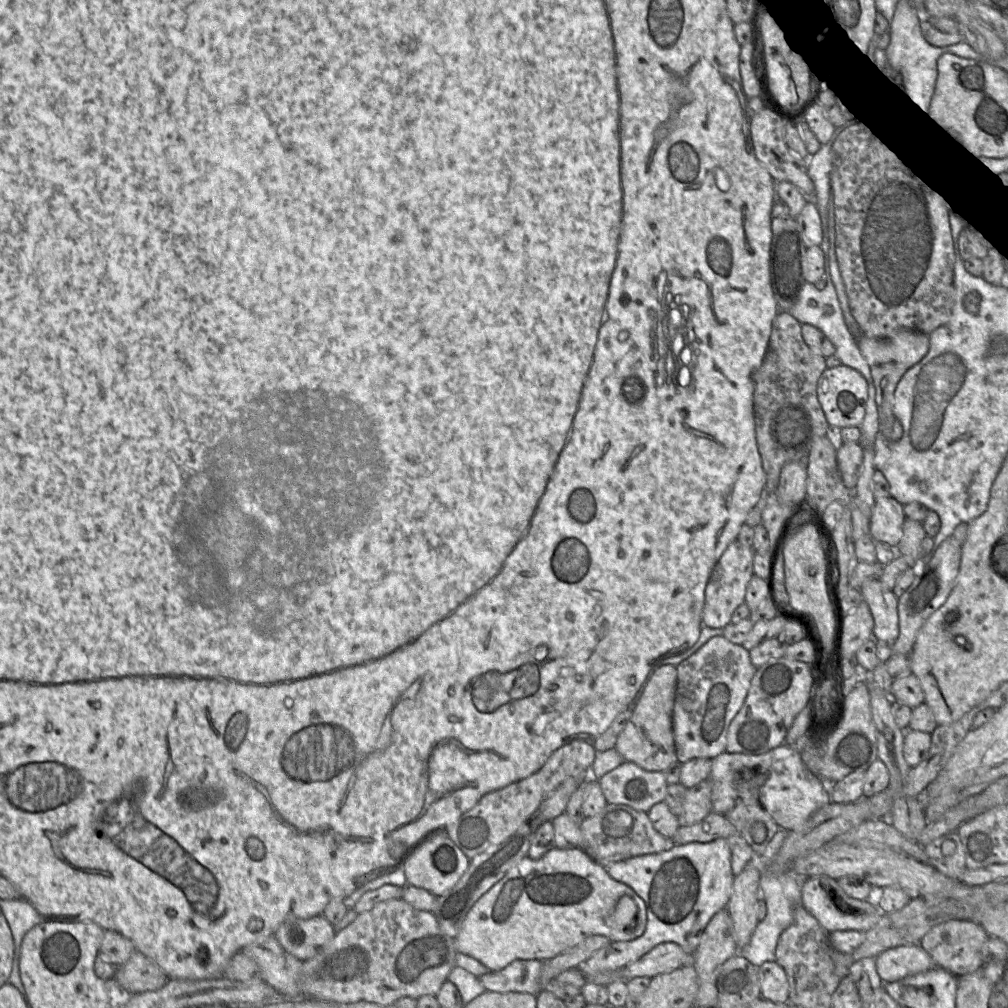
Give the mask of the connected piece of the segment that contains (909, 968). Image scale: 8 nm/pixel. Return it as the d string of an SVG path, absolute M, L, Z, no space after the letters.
M920 944L885 950L875 958L875 961L877 973L883 983L895 982L937 967Z

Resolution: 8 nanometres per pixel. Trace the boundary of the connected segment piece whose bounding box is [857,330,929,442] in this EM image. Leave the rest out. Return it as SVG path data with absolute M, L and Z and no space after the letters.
M901 330L887 339L873 339L865 335L857 338L861 354L870 366L875 386L875 402L879 416L879 432L889 441L892 424L896 417L893 412L894 392L904 373L925 357L929 350L929 334L912 330Z

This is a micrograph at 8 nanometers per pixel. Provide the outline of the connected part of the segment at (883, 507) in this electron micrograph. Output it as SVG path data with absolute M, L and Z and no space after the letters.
M891 496L875 499L869 518L870 536L875 542L896 548L902 537L904 506Z

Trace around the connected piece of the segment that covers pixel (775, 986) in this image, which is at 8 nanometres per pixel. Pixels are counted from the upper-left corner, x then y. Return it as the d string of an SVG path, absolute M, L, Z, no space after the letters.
M775 961L764 962L758 967L761 997L777 1003L789 1002L789 983L785 970Z

